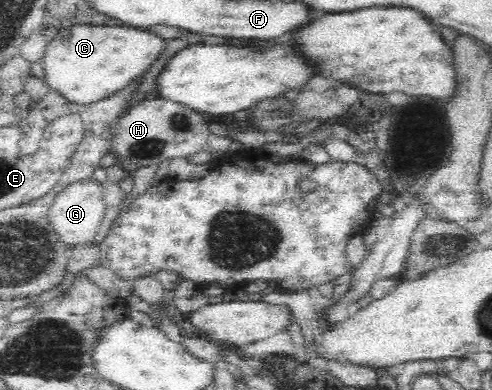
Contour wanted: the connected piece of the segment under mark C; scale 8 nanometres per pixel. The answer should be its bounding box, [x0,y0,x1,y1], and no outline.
[40,24,165,106]

